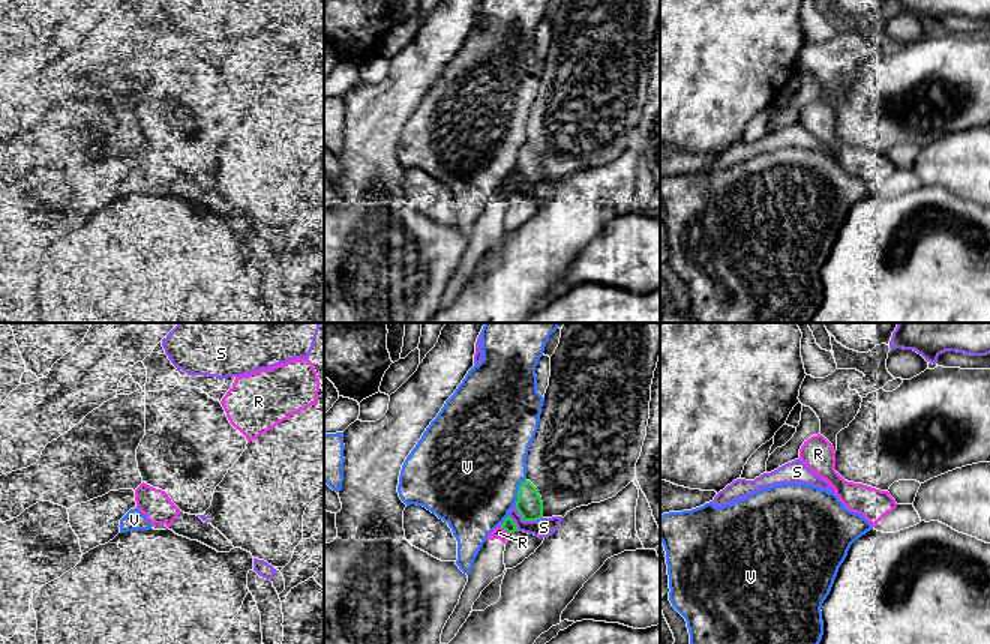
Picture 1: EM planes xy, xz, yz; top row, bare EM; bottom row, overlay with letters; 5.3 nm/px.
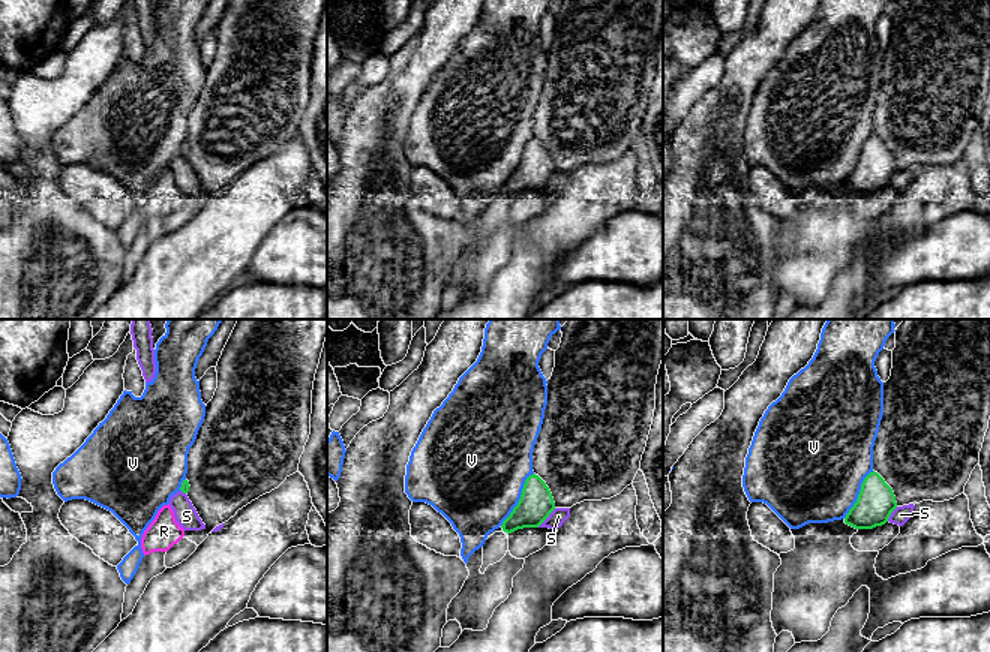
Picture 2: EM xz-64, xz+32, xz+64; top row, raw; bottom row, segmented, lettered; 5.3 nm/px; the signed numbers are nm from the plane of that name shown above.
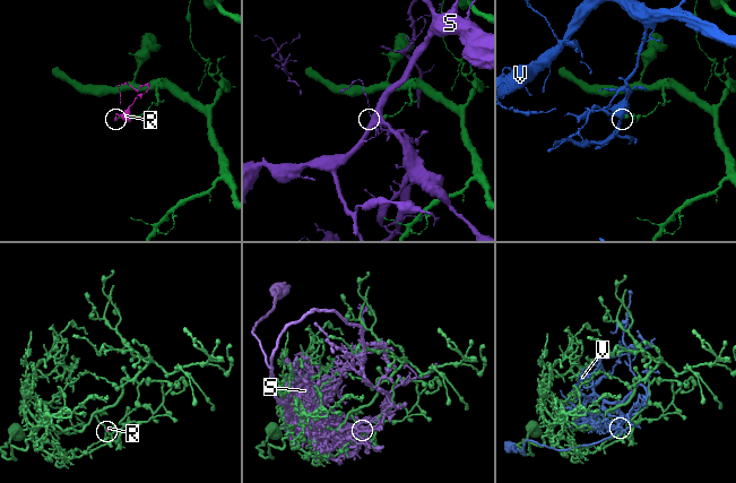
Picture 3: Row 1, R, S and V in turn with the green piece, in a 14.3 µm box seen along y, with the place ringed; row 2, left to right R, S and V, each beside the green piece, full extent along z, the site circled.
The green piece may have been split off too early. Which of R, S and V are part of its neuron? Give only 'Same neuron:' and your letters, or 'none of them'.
Same neuron: none of them

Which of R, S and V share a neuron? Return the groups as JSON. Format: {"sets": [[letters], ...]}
{"sets": [["R"], ["S"], ["V"]]}

